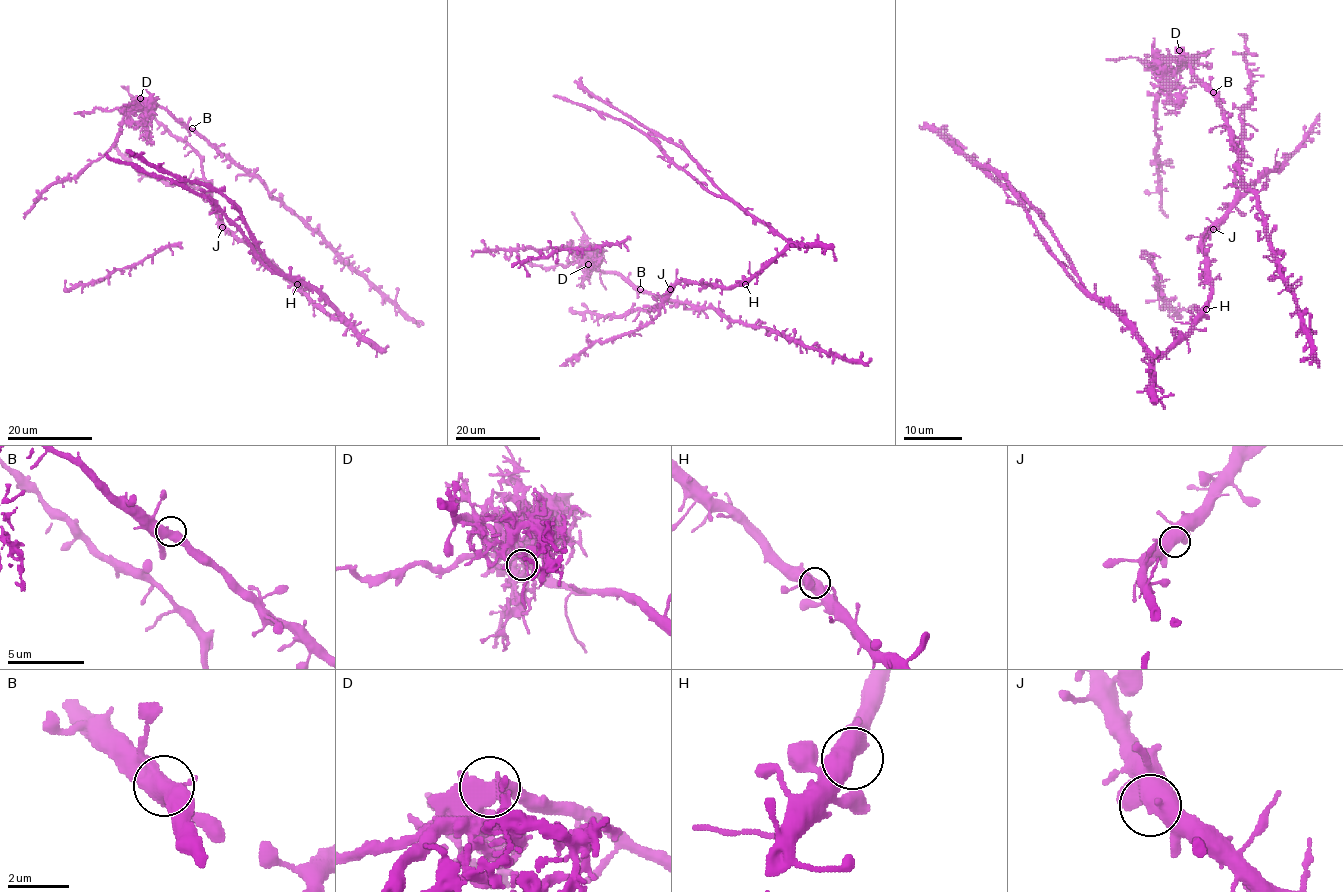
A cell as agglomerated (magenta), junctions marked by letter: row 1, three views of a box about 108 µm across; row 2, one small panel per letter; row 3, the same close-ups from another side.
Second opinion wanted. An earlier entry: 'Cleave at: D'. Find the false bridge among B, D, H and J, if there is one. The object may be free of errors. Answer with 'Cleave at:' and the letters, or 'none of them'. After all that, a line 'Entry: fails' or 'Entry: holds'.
Cleave at: D
Entry: holds

